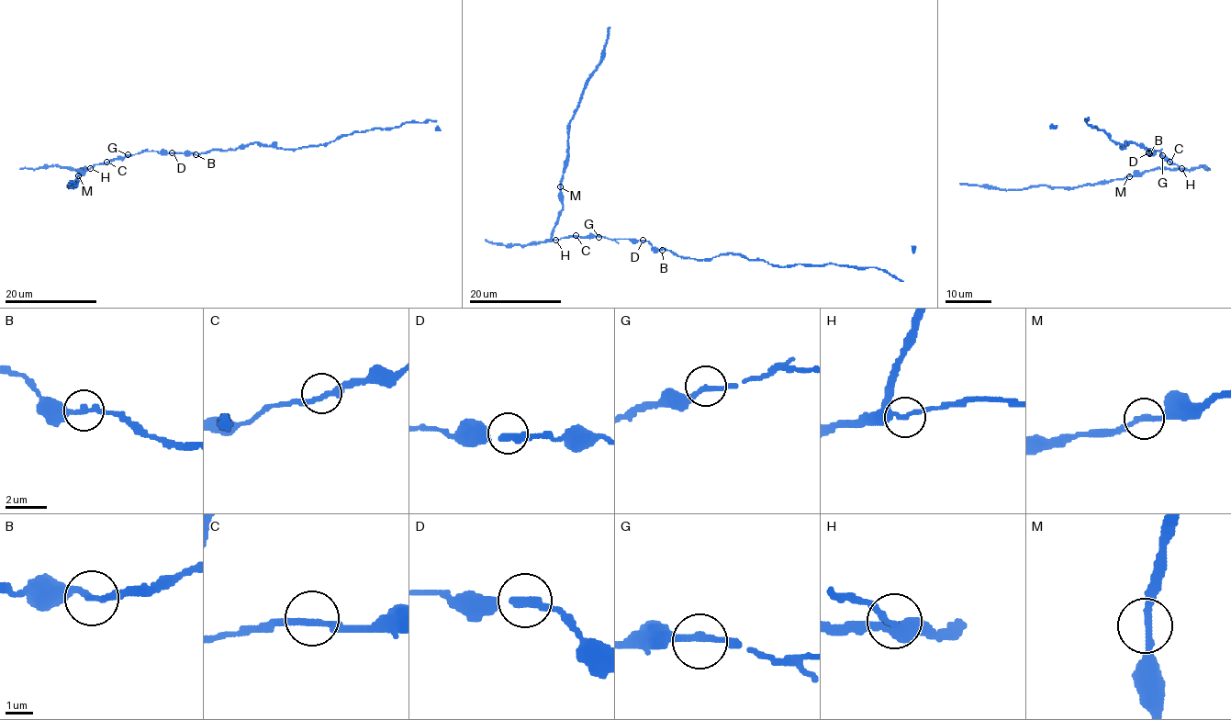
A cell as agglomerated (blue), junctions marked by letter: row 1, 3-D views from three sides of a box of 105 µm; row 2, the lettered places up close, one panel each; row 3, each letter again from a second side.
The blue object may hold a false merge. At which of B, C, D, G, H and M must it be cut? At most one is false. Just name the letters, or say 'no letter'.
no letter

